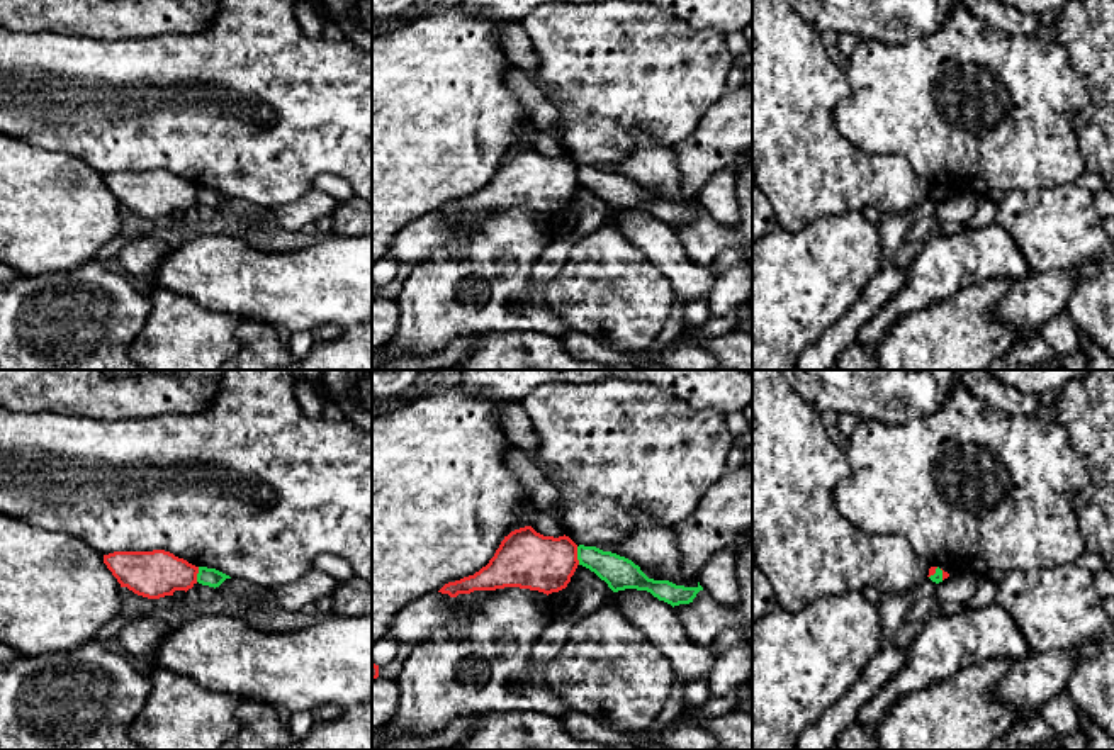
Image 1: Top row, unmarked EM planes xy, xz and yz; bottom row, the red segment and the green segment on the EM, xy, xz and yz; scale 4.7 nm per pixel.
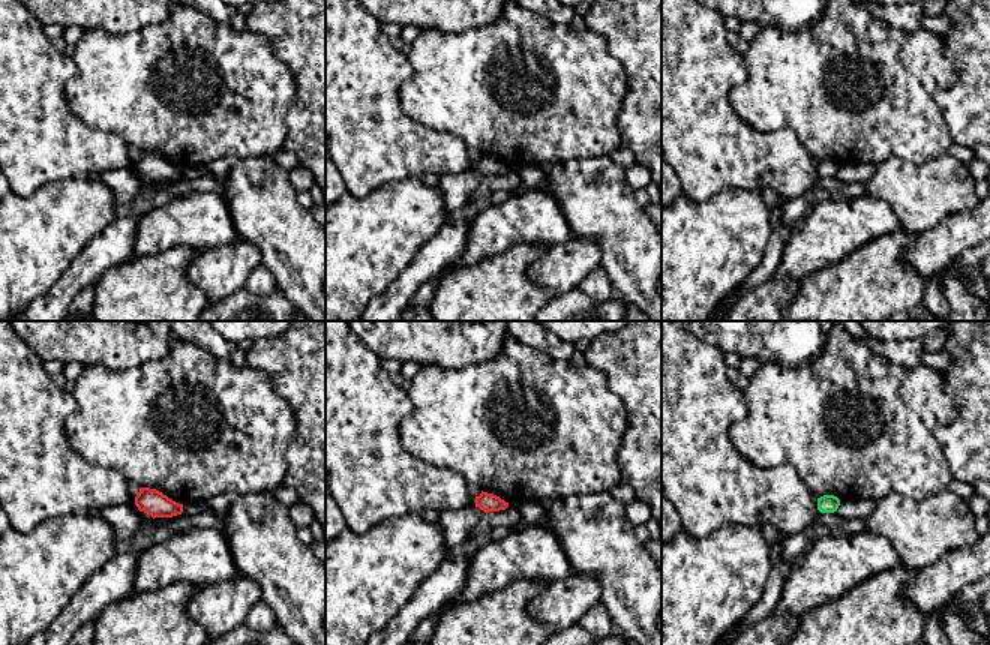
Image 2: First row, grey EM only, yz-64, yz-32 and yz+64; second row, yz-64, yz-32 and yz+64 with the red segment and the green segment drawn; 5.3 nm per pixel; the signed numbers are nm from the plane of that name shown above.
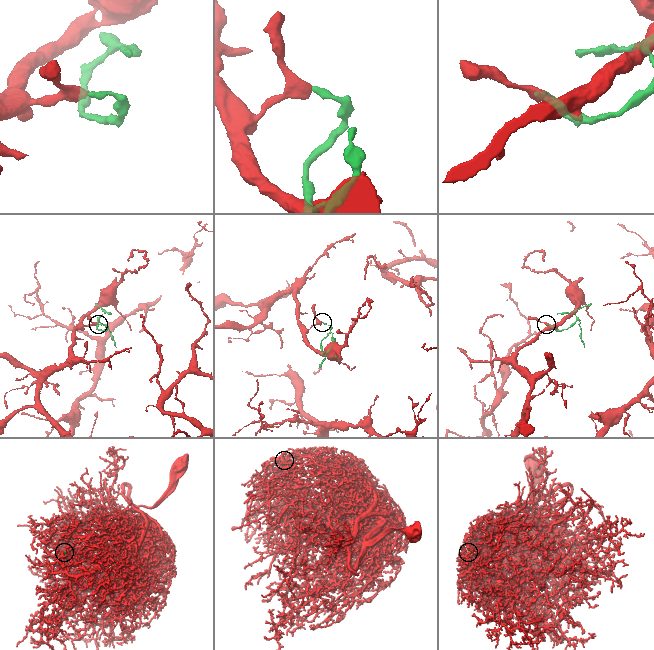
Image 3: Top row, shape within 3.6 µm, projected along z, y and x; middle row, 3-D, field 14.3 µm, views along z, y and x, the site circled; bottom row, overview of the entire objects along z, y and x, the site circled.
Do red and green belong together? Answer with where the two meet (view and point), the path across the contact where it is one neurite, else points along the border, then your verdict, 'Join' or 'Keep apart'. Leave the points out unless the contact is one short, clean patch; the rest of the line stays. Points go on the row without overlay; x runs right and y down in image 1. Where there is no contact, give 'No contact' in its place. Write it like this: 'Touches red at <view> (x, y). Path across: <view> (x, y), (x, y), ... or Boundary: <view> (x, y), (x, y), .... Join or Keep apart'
Touches red at xz (576, 175). Boundary: xz (576, 167), (579, 184). Keep apart

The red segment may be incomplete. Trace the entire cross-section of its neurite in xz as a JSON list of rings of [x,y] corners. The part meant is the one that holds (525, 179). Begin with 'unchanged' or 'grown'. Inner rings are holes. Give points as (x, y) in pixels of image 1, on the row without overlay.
unchanged; [[[525,146],[504,156],[486,187],[445,204],[438,212],[457,217],[474,210],[520,207],[549,215],[567,207],[577,185],[577,165],[569,156],[543,156]]]

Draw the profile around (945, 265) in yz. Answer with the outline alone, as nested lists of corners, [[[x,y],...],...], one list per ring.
[[[995,222],[982,229],[963,227],[953,236],[931,236],[909,263],[905,287],[859,329],[856,343],[876,343],[900,317],[966,287],[995,278],[1021,282],[1029,273],[1019,244]]]

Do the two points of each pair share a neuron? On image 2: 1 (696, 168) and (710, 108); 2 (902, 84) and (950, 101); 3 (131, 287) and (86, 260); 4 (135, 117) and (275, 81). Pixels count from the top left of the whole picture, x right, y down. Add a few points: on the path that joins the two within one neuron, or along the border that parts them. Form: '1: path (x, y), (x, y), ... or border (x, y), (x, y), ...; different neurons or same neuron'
1: path (702, 153), (702, 123); same neuron
2: border (953, 65), (959, 80), (936, 98), (950, 129); different neurons
3: border (132, 258), (110, 267), (93, 284); different neurons
4: path (170, 117), (212, 116), (240, 93); same neuron

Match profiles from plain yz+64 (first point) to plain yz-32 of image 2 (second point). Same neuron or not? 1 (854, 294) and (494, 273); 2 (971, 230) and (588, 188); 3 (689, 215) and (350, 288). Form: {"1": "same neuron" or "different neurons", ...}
{"1": "same neuron", "2": "different neurons", "3": "same neuron"}

